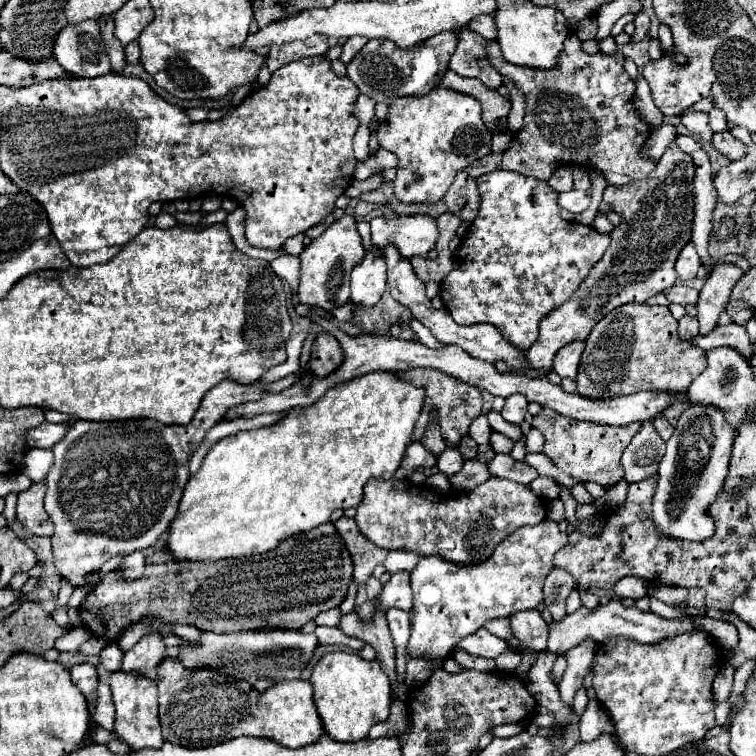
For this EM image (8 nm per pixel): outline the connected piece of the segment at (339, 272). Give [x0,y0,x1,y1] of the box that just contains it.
[299,216,363,310]

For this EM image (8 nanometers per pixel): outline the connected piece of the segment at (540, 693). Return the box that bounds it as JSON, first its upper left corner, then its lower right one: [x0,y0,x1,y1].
[527,652,573,724]

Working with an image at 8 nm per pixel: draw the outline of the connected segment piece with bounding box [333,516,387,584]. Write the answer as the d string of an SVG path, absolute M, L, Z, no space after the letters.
M339 518L337 522L333 522L339 530L339 536L345 538L345 546L353 558L353 566L355 566L355 572L353 572L353 580L357 584L365 584L371 576L373 576L373 570L377 564L381 564L387 556L387 550L375 546L369 538L365 538L355 520L353 518Z

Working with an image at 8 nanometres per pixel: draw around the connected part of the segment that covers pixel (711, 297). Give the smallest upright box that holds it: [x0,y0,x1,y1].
[697,262,743,334]

